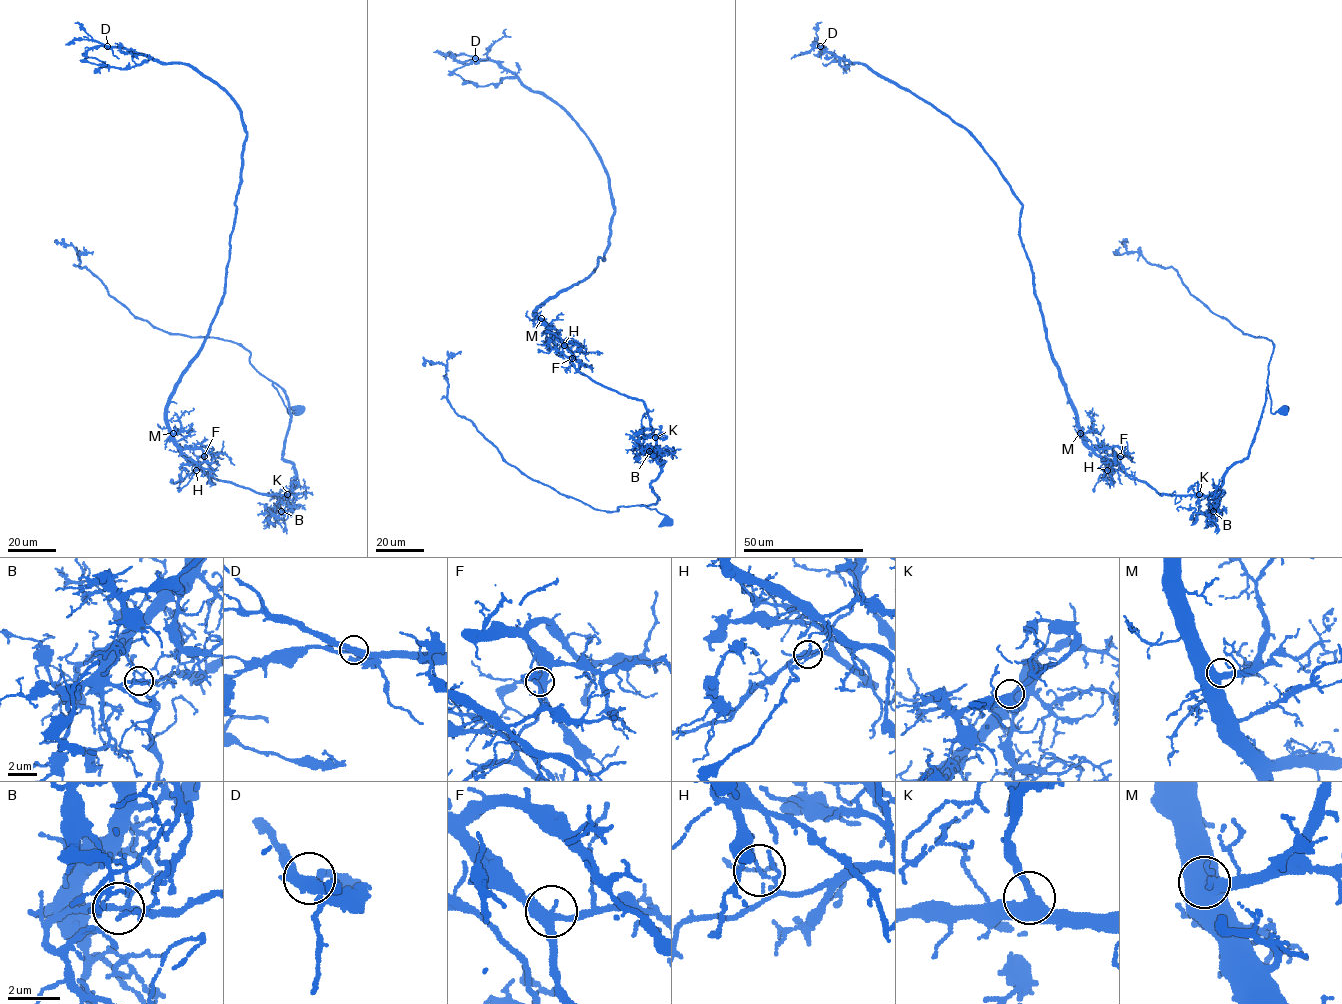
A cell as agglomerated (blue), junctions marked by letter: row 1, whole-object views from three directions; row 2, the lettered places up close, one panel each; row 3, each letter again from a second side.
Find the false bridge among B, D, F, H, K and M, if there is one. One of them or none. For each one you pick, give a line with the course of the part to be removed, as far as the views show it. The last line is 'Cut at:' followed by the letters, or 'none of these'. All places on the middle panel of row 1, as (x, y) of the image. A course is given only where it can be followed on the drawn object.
H: Course of the part to remove: (564, 345), (643, 402), (655, 503), (606, 511), (529, 478), (455, 411), (446, 367), (424, 366)
Cut at: H

